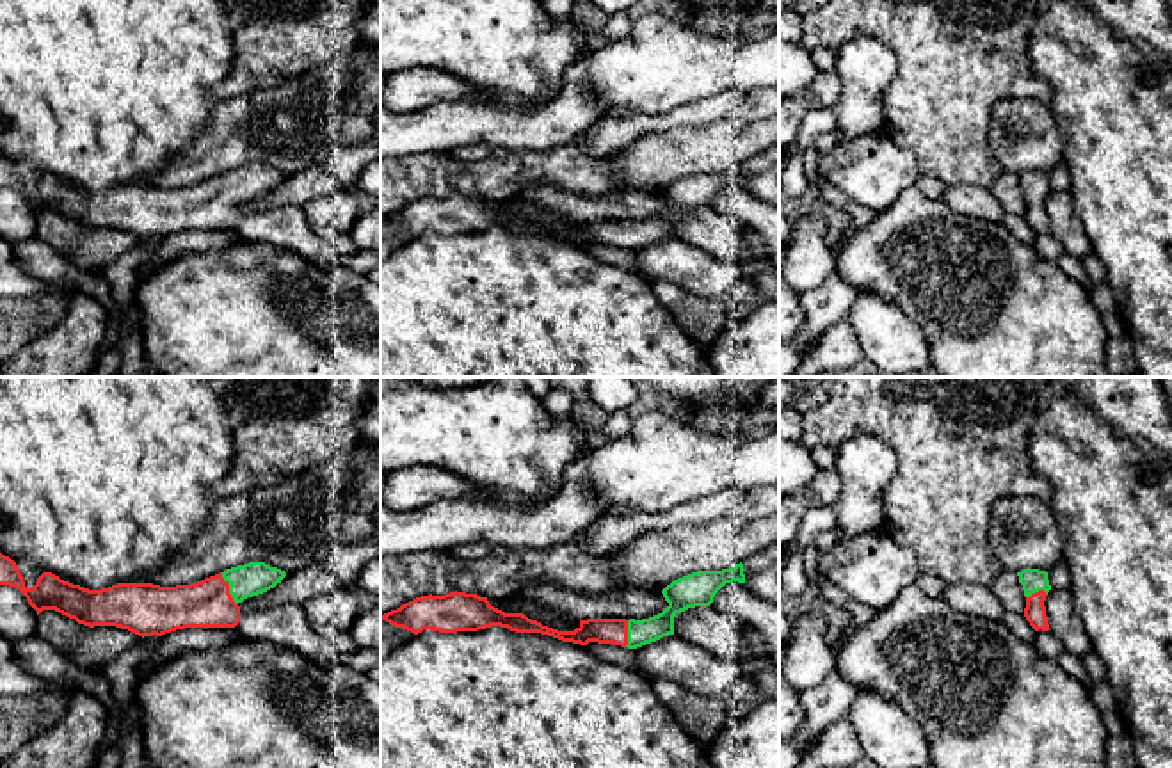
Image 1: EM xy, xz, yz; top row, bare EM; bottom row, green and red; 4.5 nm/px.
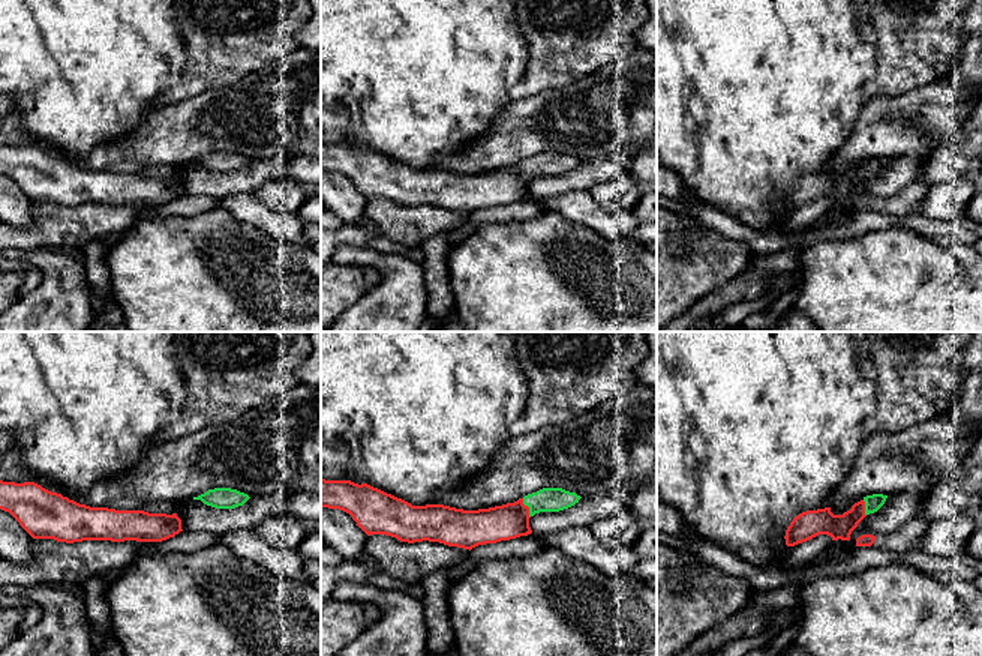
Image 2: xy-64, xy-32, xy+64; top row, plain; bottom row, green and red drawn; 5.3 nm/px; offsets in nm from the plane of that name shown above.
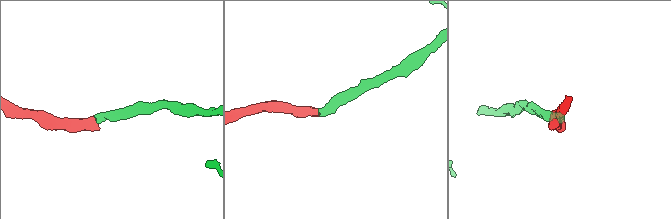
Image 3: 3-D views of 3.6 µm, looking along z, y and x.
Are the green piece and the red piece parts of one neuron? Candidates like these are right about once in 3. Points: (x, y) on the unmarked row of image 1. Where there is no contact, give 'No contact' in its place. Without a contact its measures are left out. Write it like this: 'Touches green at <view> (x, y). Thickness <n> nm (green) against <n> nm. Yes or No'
Touches green at xy (230, 191). Thickness 150 nm (green) against 220 nm. Yes

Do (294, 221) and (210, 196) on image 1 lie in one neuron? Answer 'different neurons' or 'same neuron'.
same neuron

